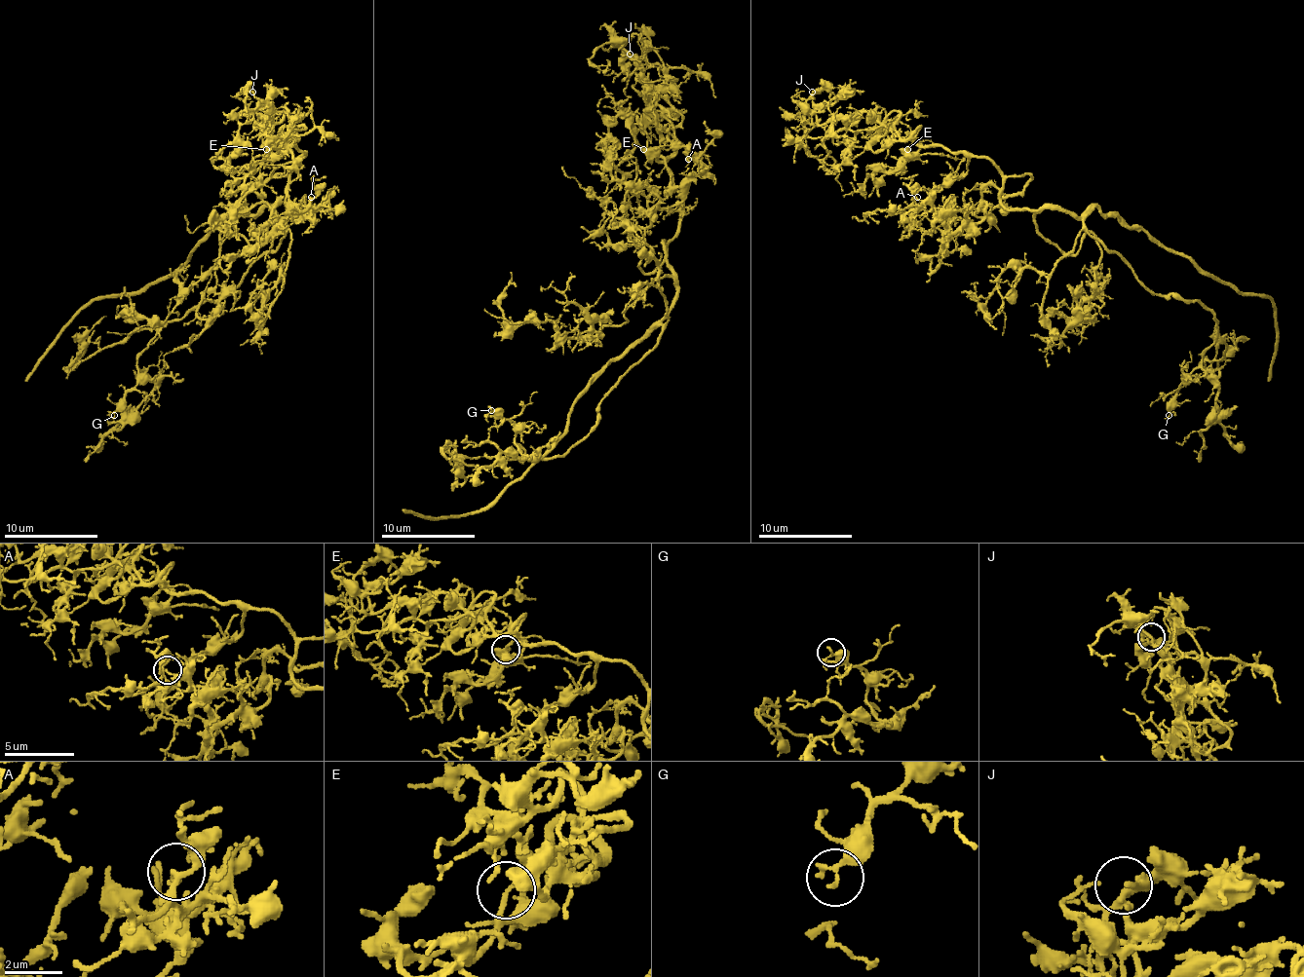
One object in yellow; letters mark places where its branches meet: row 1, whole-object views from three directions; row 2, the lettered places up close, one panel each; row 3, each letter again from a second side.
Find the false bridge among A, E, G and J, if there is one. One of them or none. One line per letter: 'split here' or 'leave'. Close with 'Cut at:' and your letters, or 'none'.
A: leave
E: leave
G: leave
J: leave
Cut at: none

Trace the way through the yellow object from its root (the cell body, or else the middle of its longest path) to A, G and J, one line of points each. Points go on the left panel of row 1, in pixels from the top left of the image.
A: (299, 208), (278, 173), (238, 206), (264, 202), (278, 223), (316, 211), (311, 197)
G: (299, 208), (285, 220), (283, 240), (229, 293), (198, 303), (158, 331), (137, 358), (137, 383), (114, 415)
J: (299, 208), (285, 200), (304, 152), (271, 133), (273, 112), (254, 120), (245, 105), (252, 92)

